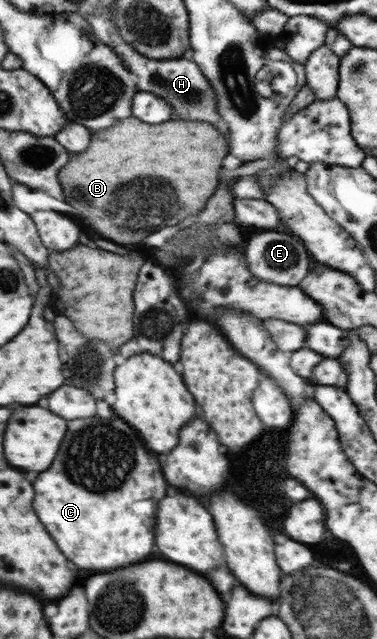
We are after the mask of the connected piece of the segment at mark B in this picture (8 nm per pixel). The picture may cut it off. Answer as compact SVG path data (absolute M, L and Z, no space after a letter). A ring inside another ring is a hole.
M124 118L124 122L116 122L112 130L94 132L88 148L80 154L74 154L68 160L68 166L60 169L58 178L61 186L64 184L64 202L70 204L76 214L88 222L88 226L92 226L94 232L116 244L122 244L122 234L144 232L148 236L158 228L174 226L182 218L200 212L208 196L214 192L220 160L224 156L226 138L208 122L172 120L164 122L164 126L148 126L138 118Z

